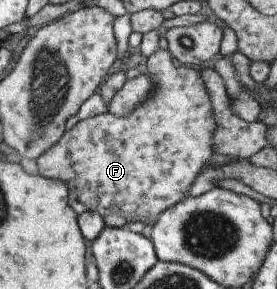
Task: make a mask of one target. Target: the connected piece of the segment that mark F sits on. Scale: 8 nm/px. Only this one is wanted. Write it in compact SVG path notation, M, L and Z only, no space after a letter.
M157 49L147 58L146 74L154 88L144 102L130 110L128 116L118 118L104 113L79 120L36 159L39 176L66 186L68 204L76 215L94 210L102 219L108 214L120 214L130 220L158 216L189 194L190 184L206 166L208 158L213 154L210 152L210 134L214 132L216 124L210 100L198 71L174 68L171 58L166 49Z

